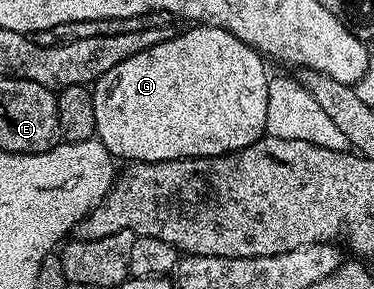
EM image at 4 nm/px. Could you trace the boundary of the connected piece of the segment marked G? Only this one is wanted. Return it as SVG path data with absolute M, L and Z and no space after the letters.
M201 24L191 25L190 30L175 33L174 38L167 42L156 44L144 52L136 52L136 56L128 56L128 60L120 60L116 68L108 68L104 76L93 83L92 93L94 95L94 111L96 112L95 135L99 142L108 148L108 152L115 159L127 158L127 163L135 162L171 162L177 158L218 158L222 154L233 154L235 150L248 148L252 143L266 134L266 117L268 116L268 84L271 75L266 74L267 63L263 55L259 54L253 46L241 40L232 32L228 32L219 26L203 26Z

